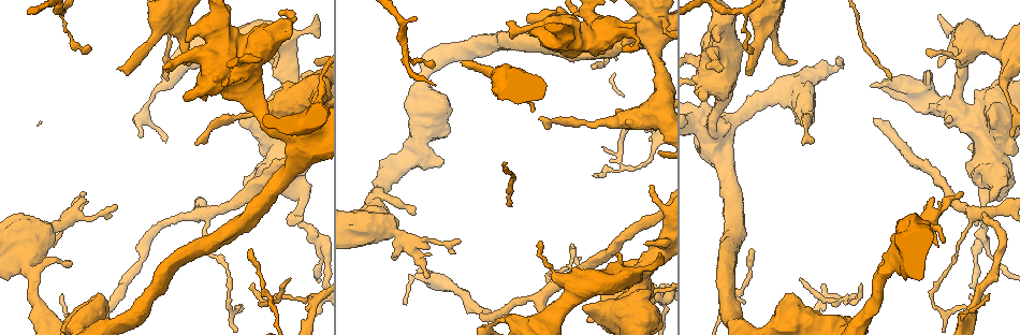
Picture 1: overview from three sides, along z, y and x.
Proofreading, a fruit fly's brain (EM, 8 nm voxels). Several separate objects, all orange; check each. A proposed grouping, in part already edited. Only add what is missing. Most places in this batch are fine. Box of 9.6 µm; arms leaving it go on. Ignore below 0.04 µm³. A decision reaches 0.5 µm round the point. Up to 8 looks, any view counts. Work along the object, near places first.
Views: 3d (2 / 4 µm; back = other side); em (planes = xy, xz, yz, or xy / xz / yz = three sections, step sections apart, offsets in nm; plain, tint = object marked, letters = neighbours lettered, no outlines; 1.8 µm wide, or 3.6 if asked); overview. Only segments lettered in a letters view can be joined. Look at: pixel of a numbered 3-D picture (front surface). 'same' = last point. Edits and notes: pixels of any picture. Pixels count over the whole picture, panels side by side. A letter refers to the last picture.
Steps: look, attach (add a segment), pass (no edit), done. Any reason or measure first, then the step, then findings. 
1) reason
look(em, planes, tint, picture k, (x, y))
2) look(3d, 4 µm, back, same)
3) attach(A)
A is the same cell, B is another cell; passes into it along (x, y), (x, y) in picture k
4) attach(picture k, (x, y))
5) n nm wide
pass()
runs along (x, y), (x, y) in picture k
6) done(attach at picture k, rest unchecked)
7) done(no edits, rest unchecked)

free end
look(3d, 2 µm, picture 1, (119, 69))

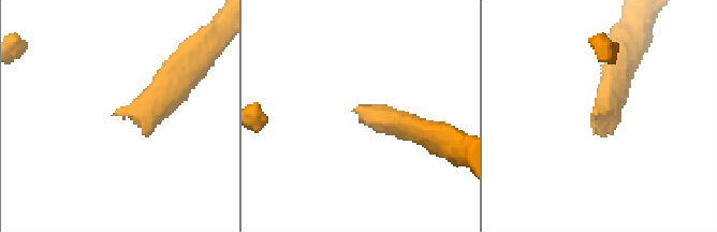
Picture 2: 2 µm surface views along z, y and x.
look(em, yz, step 4, letters, picture 2, (599, 110))

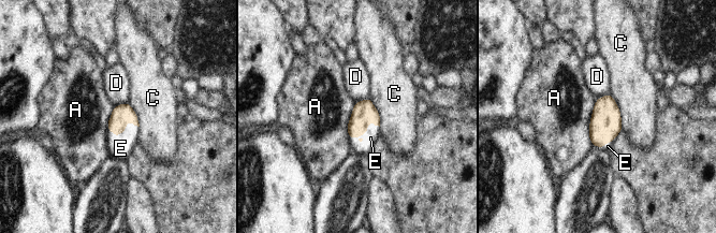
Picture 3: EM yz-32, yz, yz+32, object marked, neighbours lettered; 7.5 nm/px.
another direction
look(em, xy, step 16, letters, same)

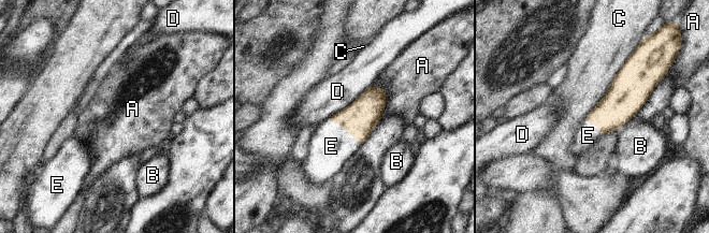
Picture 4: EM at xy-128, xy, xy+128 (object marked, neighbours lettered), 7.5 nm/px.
attach(E)
E is the same cell, A, B, C and D are other cells; it goes on there

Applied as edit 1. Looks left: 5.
an open end
look(3d, 4 µm, picture 1, (795, 63))

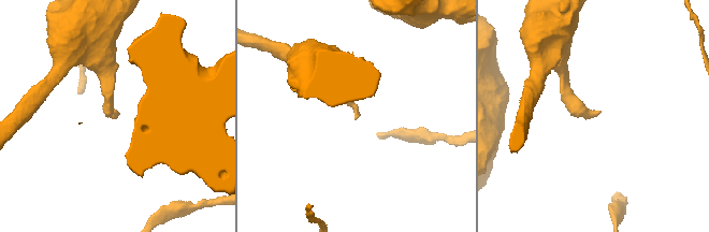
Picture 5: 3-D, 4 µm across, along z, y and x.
now the EM
look(em, xy, step 4, tint, picture 5, (357, 117))

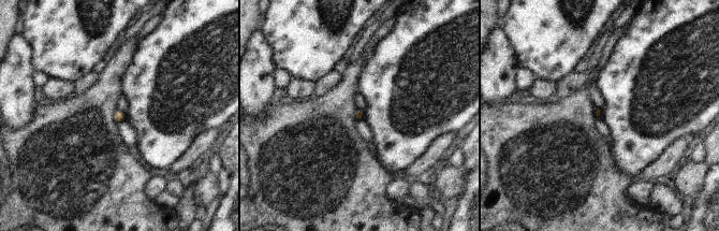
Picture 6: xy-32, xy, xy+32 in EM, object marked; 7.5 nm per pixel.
look(em, planes, letters, same)

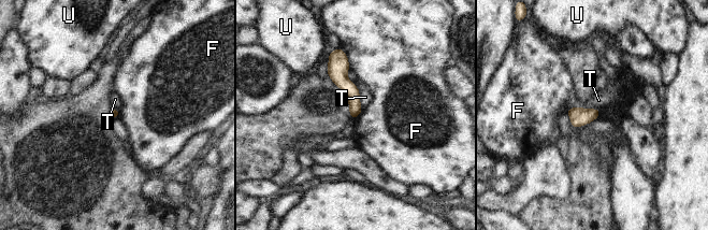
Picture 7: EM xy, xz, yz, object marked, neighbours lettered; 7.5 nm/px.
pass()
F, T and U are other cells; runs along (340, 52), (354, 115) in picture 7; no lettered segment goes on from it

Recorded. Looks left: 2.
done(attach at picture 4, rest unchecked)

